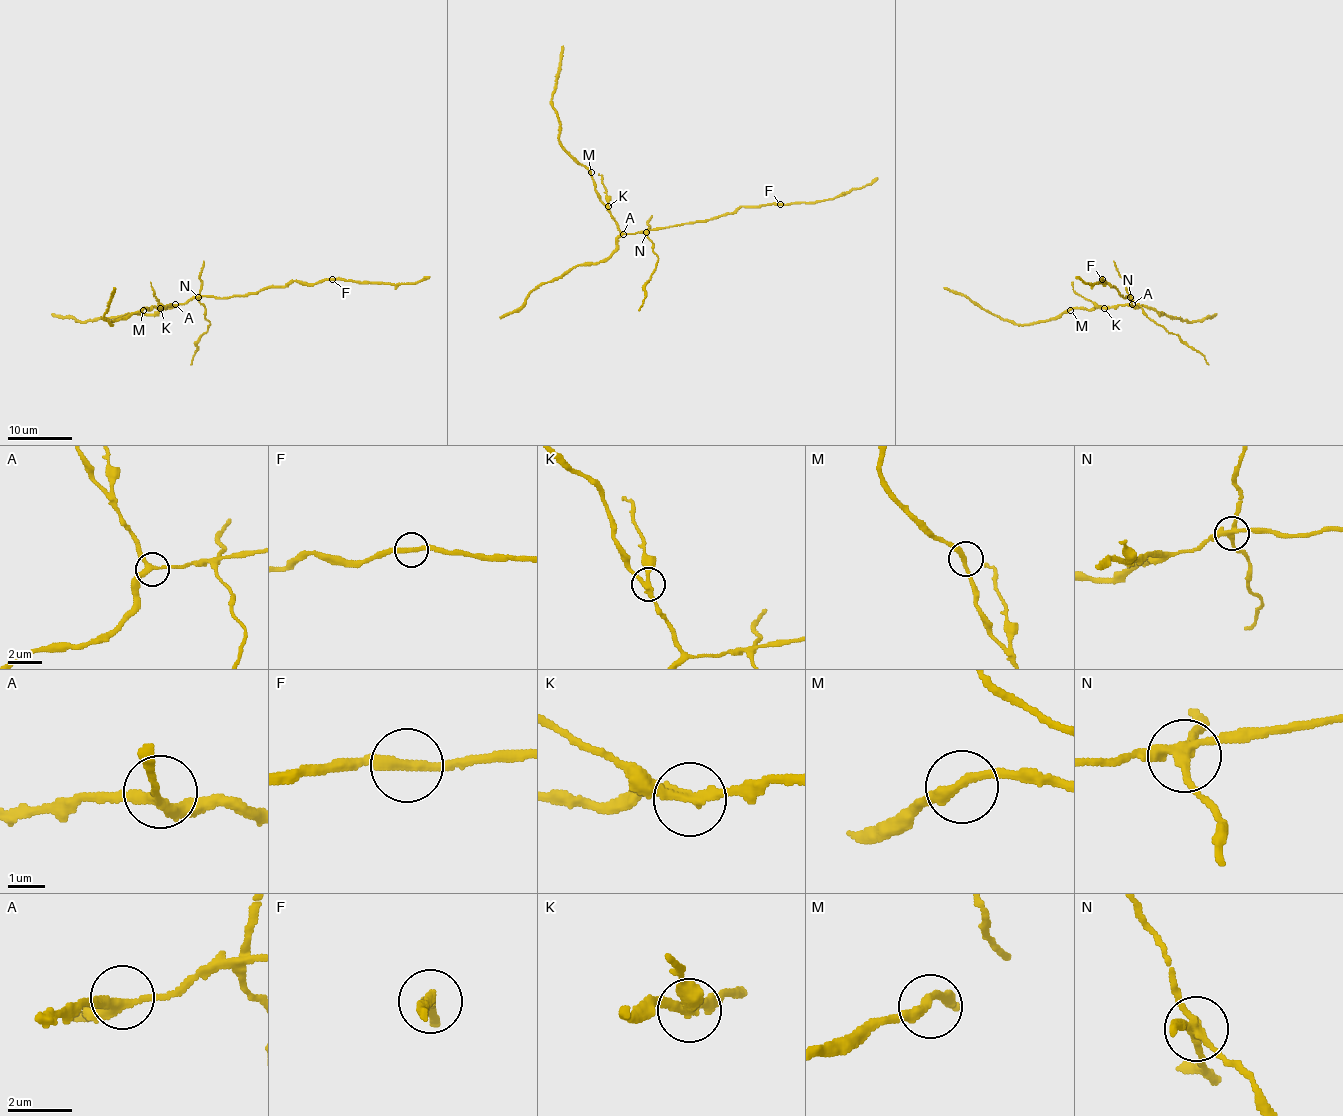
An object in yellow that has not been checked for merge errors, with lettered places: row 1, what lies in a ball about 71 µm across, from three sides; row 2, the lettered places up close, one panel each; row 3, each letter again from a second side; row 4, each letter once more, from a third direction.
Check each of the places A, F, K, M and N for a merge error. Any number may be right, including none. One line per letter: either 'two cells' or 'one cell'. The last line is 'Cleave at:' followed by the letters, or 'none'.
A: one cell
F: two cells
K: two cells
M: one cell
N: two cells
Cleave at: F, K, N

